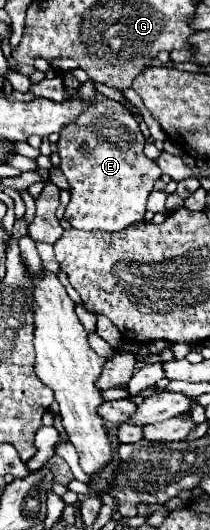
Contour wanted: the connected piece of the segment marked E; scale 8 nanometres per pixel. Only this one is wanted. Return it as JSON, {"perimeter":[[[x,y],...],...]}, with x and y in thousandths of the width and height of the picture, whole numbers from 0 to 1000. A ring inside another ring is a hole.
{"perimeter":[[[514,183],[457,187],[457,202],[419,202],[362,232],[286,247],[286,319],[343,349],[343,375],[305,409],[352,432],[571,436],[686,417],[695,375],[733,357],[733,342],[762,338],[743,308],[676,289],[686,266],[657,225],[590,198]]]}

